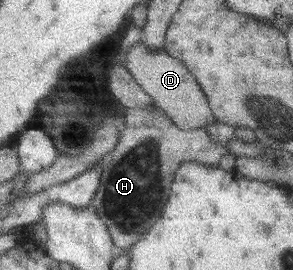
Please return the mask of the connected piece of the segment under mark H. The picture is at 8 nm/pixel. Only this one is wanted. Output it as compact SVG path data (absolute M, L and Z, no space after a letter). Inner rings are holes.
M121 107L124 125L115 151L104 163L102 184L91 205L110 229L111 239L119 253L128 253L161 217L170 199L172 181L186 160L217 165L221 157L231 153L227 146L212 140L207 128L181 129L161 108Z

